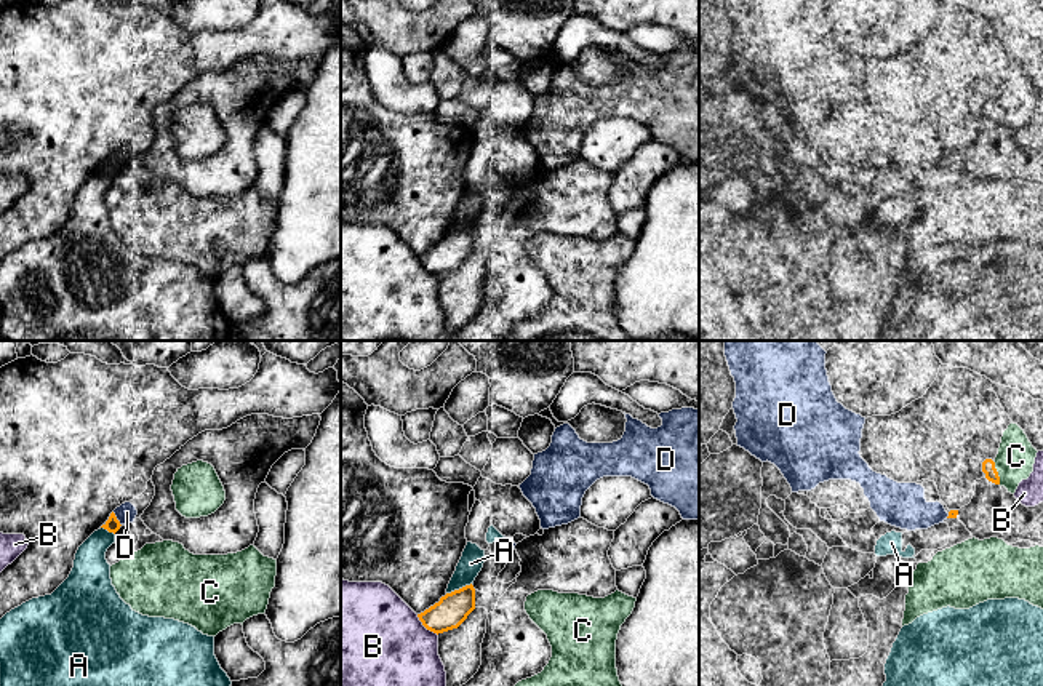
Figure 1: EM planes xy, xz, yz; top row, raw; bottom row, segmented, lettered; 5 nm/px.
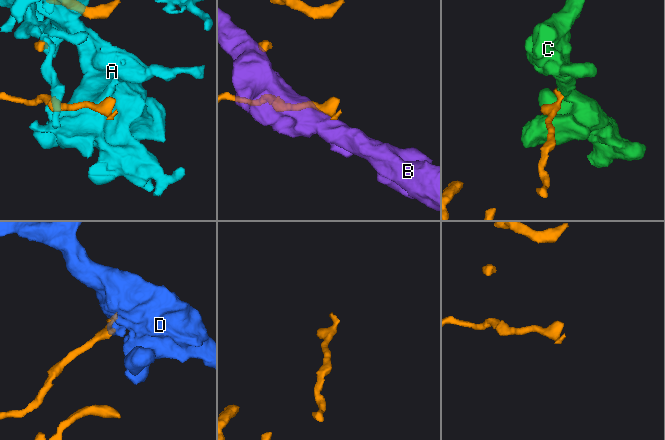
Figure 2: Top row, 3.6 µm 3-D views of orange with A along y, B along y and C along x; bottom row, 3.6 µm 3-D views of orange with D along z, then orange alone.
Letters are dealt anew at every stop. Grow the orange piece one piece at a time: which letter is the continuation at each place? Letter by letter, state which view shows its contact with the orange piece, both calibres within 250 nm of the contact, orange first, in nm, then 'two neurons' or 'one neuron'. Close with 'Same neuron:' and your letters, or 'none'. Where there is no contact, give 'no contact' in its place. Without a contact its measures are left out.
A: xz | 160/120 nm | two neurons
B: xz | 160/460 nm | two neurons
C: yz | 70/190 nm | two neurons
D: xy | 80/100 nm | two neurons
Same neuron: none

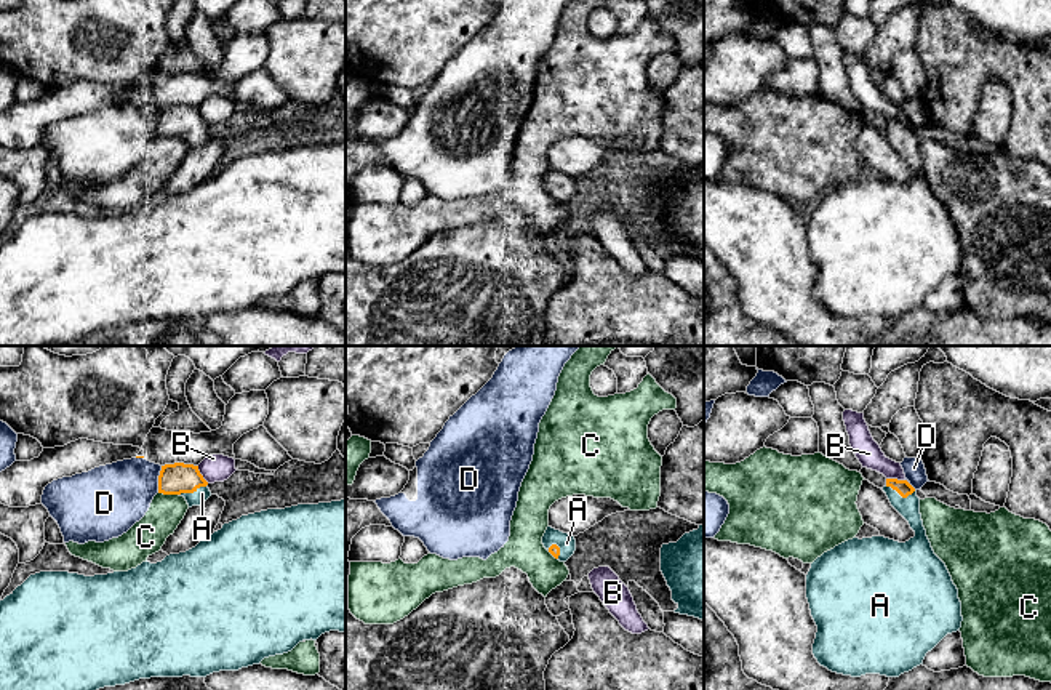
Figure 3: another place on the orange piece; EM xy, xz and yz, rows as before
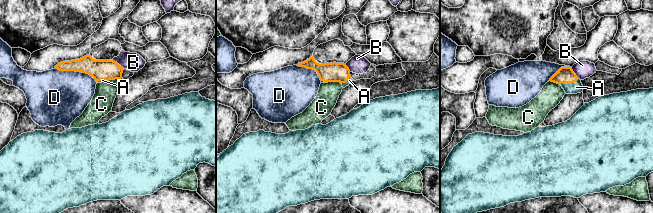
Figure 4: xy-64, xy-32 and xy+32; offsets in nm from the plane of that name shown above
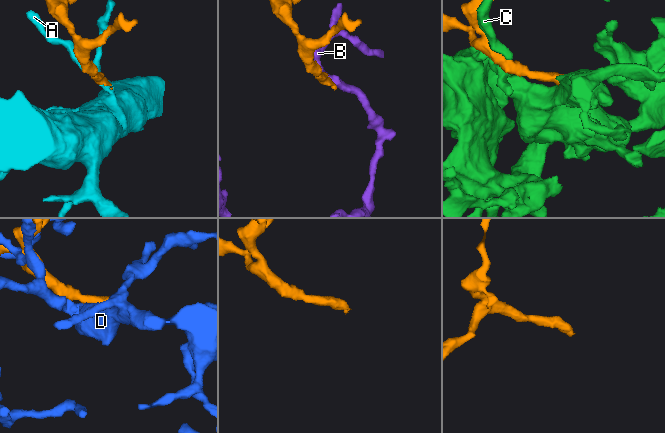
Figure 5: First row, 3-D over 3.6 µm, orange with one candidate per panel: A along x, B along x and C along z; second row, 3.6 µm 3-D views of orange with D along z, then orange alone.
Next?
A: xy | 160/70 nm | one neuron
B: yz | 80/130 nm | two neurons
C: xy | 160/180 nm | two neurons
D: xy | 160/340 nm | two neurons
Same neuron: A

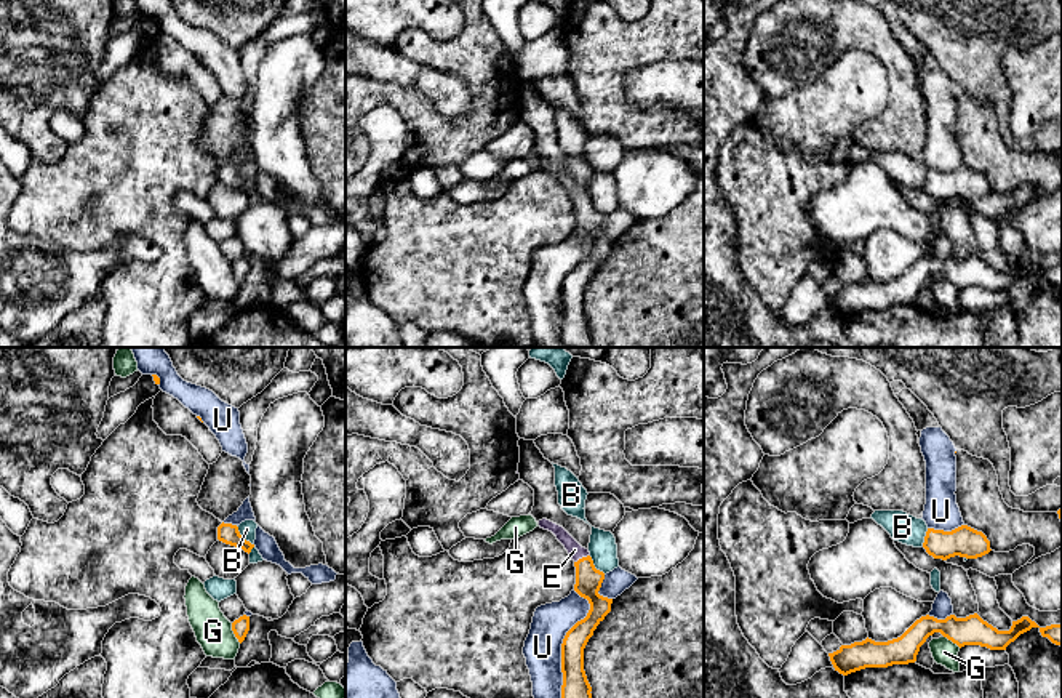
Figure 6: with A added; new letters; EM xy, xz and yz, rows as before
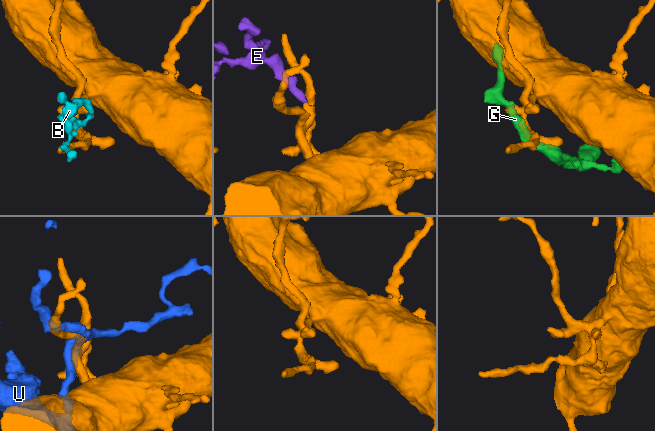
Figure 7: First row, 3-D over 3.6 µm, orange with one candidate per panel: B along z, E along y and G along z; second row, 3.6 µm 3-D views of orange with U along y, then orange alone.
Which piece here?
B: xy | 100/90 nm | two neurons
E: xz | 130/80 nm | one neuron
G: xy | 90/190 nm | two neurons
U: xz | 130/190 nm | two neurons
Same neuron: E

